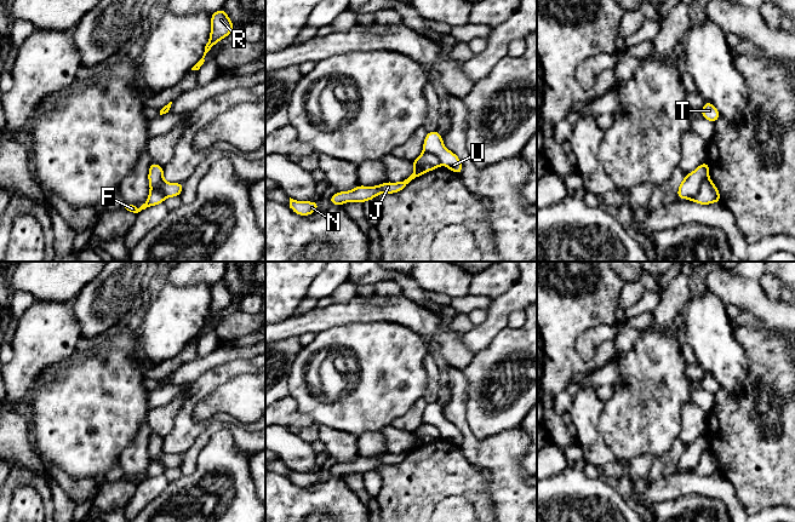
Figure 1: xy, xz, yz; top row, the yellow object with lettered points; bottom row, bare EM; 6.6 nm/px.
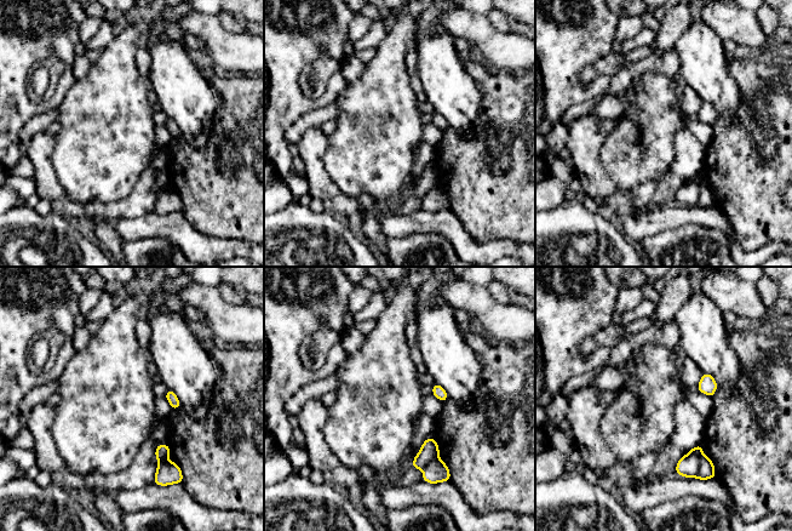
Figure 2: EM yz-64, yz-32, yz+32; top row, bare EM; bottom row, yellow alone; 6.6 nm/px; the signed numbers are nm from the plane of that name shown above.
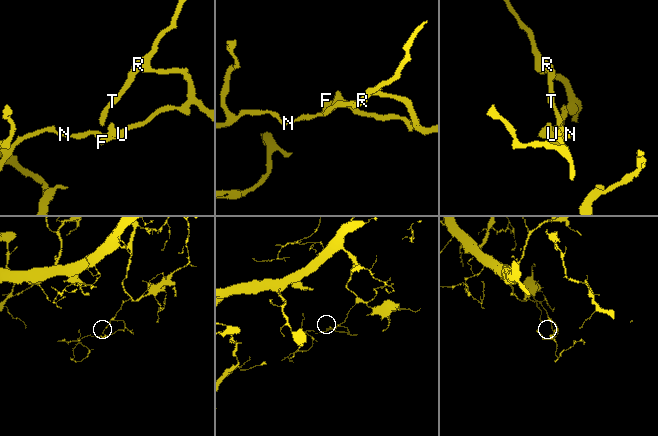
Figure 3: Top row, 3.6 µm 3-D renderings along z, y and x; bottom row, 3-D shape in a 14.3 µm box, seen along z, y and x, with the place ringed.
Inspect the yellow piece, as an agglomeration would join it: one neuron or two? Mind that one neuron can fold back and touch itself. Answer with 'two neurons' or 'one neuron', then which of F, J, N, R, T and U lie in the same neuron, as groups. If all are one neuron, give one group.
two neurons | F J N / R T U

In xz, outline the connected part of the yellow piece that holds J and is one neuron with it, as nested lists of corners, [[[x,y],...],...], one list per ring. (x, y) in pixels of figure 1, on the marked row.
[[[422,153],[418,157],[416,157],[412,161],[414,166],[413,173],[405,180],[398,182],[398,183],[391,183],[391,182],[385,182],[381,185],[374,185],[374,187],[364,187],[364,185],[358,185],[353,190],[348,191],[341,191],[341,193],[334,193],[330,197],[331,205],[344,205],[349,201],[354,201],[358,203],[364,203],[365,201],[376,199],[378,194],[394,194],[399,193],[405,189],[405,187],[414,178],[421,177],[422,174],[439,168],[444,162],[442,159],[437,155],[434,155],[431,153]]]

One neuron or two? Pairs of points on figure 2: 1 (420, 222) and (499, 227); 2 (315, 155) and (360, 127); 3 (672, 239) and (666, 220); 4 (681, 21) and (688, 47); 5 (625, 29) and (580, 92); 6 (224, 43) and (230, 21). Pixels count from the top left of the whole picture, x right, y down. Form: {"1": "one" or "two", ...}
{"1": "two", "2": "two", "3": "two", "4": "two", "5": "two", "6": "two"}

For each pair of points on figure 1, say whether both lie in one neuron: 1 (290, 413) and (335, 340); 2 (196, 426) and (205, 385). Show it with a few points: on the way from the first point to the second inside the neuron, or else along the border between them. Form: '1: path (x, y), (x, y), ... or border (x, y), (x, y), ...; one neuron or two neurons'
1: border (290, 395), (296, 406), (314, 422); two neurons
2: path (189, 417), (189, 403), (195, 395); one neuron

